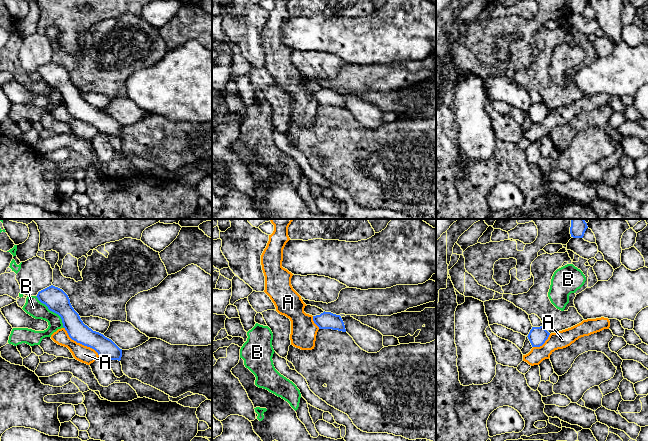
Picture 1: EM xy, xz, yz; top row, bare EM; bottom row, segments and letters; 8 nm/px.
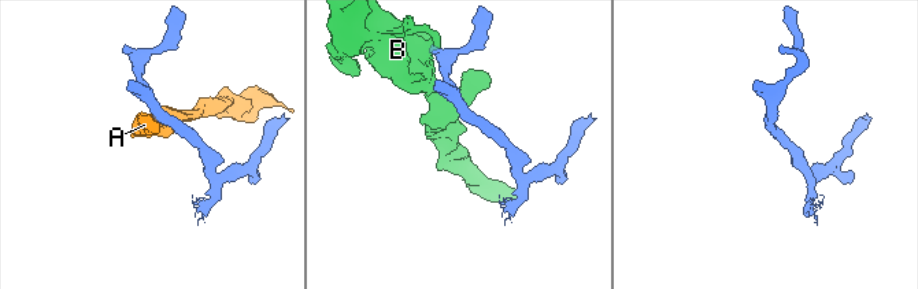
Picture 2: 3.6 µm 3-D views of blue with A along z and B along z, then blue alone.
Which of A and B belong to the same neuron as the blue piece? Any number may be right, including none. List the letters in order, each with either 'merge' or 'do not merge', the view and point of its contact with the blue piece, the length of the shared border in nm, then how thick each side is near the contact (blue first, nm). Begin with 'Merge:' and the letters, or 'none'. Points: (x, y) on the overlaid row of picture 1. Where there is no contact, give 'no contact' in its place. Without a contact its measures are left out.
Merge: none
A: do not merge | xy (80, 343) | 360 nm | 160/140 nm
B: do not merge | xy (53, 311) | 340 nm | 190/140 nm

